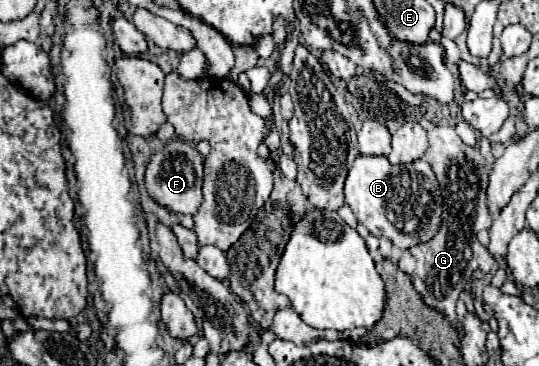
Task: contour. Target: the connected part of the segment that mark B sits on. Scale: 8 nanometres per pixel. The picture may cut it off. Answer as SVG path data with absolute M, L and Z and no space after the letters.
M357 155L345 181L345 201L351 207L351 211L359 217L359 223L363 223L371 235L383 235L391 239L399 249L409 249L417 243L429 241L437 233L441 223L441 191L431 167L421 159L407 165L393 165L387 161L387 157Z

